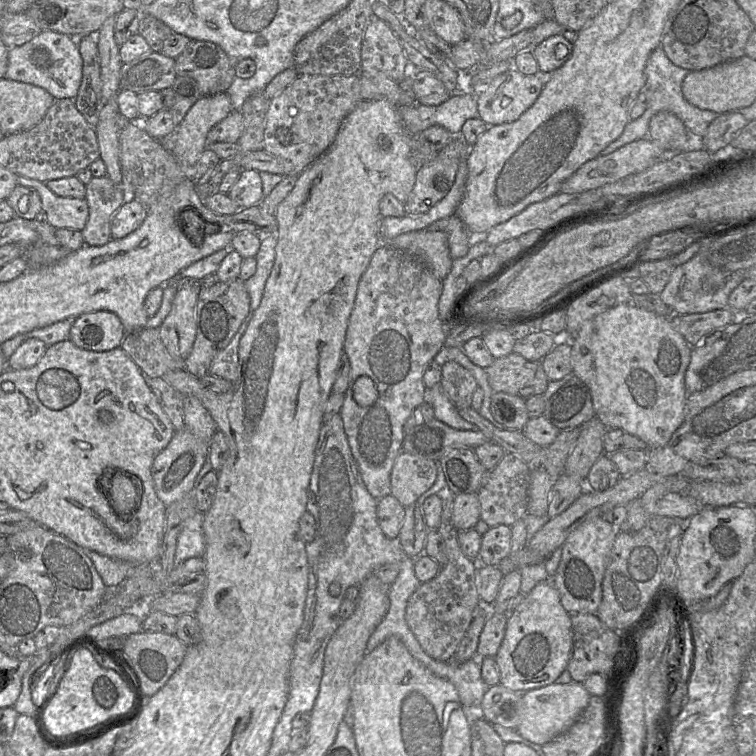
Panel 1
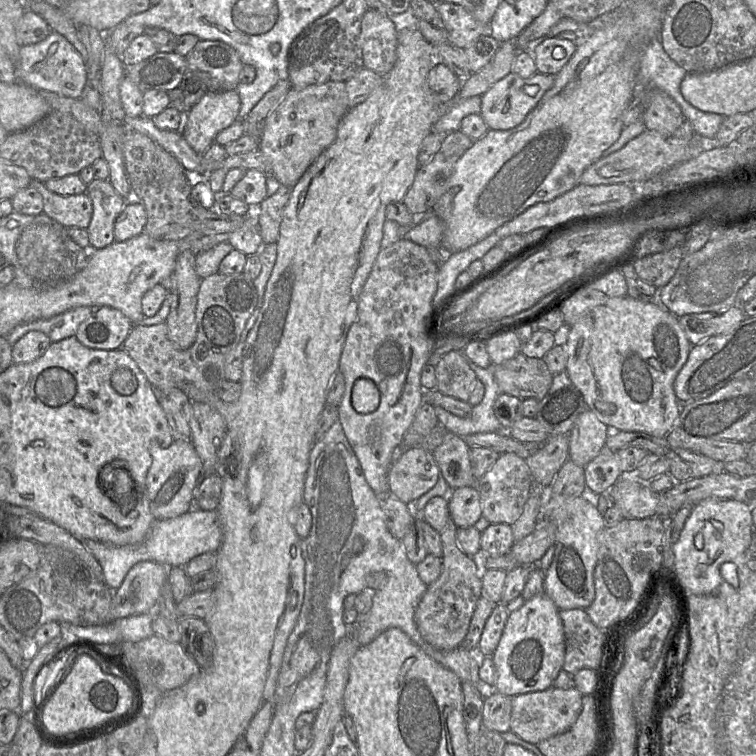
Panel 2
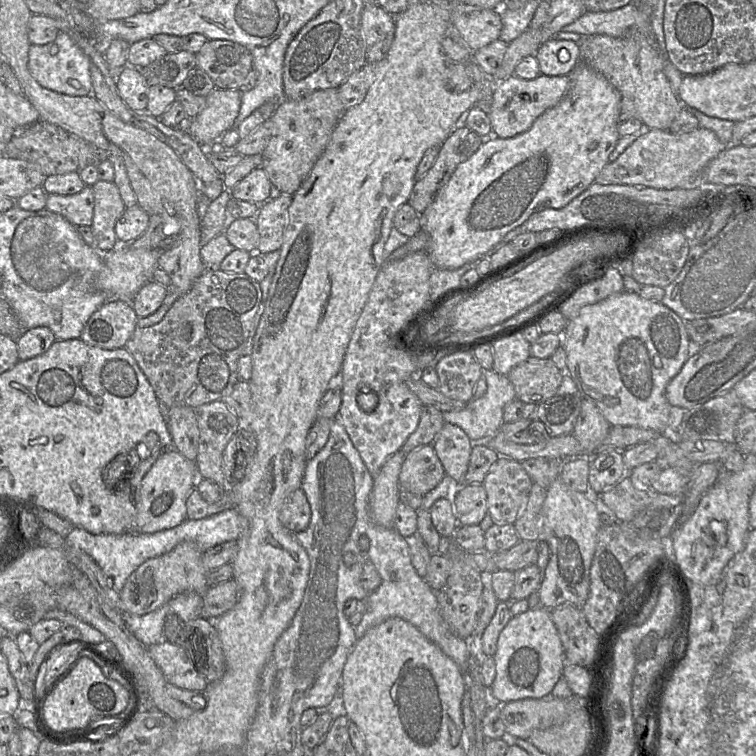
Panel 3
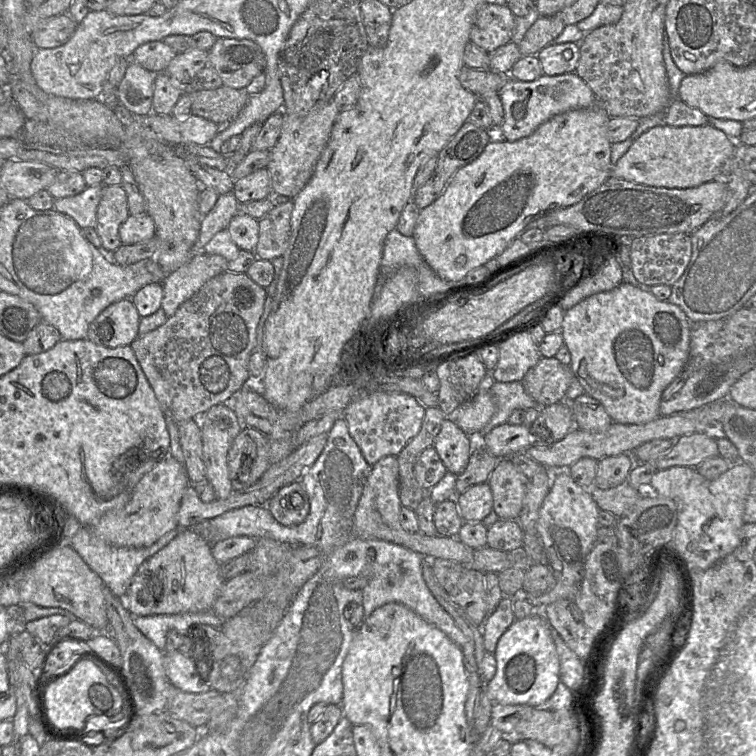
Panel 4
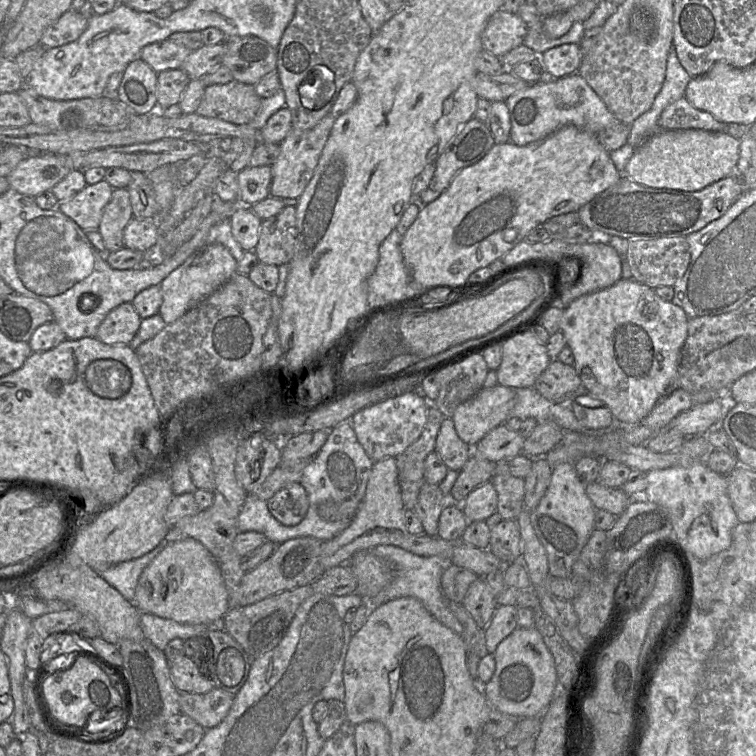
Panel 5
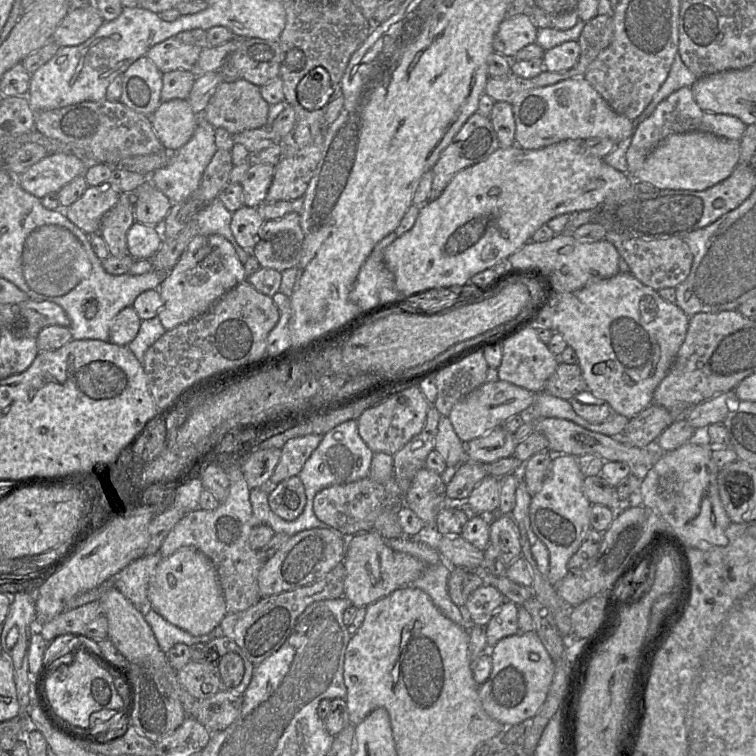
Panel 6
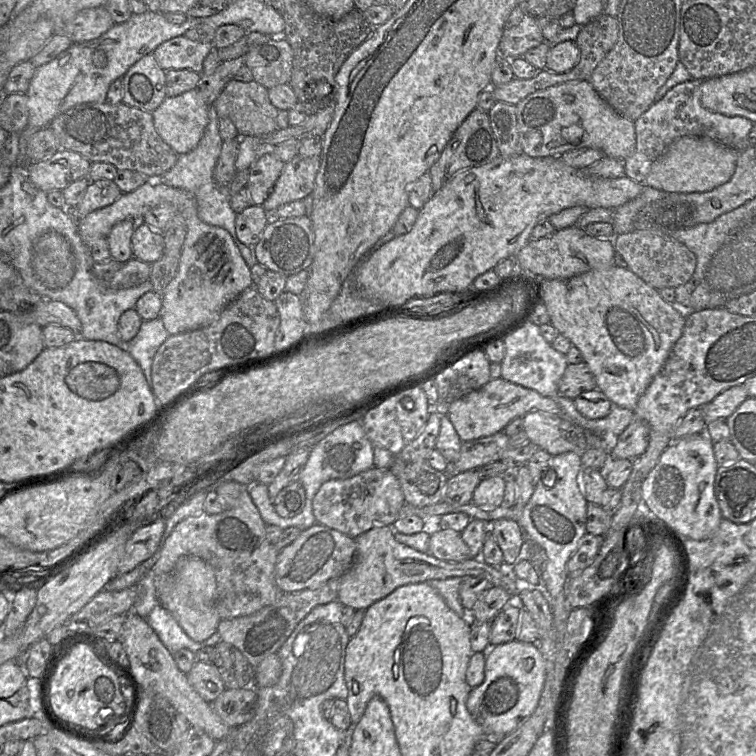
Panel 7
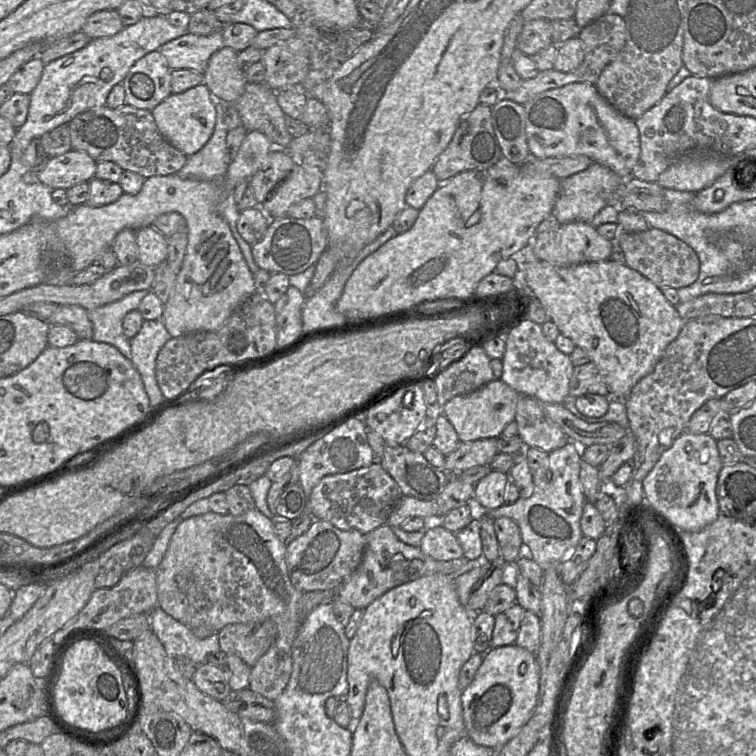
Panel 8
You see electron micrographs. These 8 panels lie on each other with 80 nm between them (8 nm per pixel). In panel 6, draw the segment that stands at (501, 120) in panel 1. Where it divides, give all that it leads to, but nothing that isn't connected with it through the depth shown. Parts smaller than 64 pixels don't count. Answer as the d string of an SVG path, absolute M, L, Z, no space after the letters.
M584 77L528 90L516 97L511 105L516 127L515 145L523 149L536 150L568 139L584 141L594 137L606 137L619 144L629 141L635 130L634 122L615 112Z

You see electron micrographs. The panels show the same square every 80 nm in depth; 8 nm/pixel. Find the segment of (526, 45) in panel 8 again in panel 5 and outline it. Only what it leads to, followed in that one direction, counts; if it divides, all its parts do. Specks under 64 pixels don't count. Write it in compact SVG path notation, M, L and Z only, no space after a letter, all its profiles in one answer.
M501 8L489 18L482 32L483 49L502 58L523 44L527 32L528 25L519 15Z

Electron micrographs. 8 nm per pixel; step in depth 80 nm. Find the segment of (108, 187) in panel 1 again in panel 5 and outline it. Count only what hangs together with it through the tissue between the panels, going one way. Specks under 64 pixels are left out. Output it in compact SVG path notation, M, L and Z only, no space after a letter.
M114 188L98 228L108 253L124 247L124 229L132 219L132 206L127 188Z

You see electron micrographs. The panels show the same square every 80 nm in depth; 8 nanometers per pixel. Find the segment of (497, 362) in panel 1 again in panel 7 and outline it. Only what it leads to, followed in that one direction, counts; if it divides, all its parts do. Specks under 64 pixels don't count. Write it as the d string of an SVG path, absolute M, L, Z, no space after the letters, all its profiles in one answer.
M583 361L579 364L568 364L558 385L558 394L575 399L583 392L597 389L594 375Z

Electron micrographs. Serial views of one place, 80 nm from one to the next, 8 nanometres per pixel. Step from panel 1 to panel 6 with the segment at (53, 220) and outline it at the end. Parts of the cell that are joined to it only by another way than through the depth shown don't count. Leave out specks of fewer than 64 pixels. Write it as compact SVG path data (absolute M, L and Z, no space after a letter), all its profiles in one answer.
M109 181L88 186L76 202L62 208L63 214L85 234L99 233L103 216L117 204L120 195Z

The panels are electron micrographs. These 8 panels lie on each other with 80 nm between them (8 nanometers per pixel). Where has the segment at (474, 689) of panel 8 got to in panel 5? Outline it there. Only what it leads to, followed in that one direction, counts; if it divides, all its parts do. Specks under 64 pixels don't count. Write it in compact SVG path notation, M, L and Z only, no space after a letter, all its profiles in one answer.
M533 626L516 629L504 638L493 653L495 671L491 679L481 684L490 703L499 711L519 718L541 717L557 690L555 660L541 633Z

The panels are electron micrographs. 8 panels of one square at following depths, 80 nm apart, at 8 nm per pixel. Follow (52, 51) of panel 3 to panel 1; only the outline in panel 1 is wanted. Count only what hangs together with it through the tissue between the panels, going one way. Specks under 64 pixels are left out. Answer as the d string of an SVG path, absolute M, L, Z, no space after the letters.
M42 31L31 41L9 48L6 79L45 89L55 99L75 99L82 80L83 60L78 40L54 31Z

